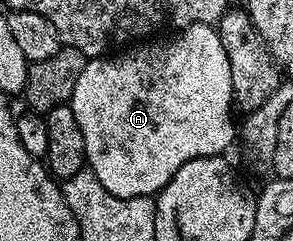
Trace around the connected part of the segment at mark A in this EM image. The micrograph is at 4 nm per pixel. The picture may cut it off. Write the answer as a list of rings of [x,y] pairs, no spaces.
[[[193,24],[173,38],[176,39],[169,46],[149,41],[107,56],[89,58],[82,68],[82,76],[78,76],[78,84],[74,84],[70,105],[78,128],[82,128],[82,140],[86,140],[86,166],[98,176],[102,188],[116,186],[116,182],[108,182],[108,178],[132,178],[132,182],[136,182],[136,158],[144,158],[148,146],[172,146],[180,158],[190,161],[223,155],[232,138],[234,142],[237,137],[234,122],[232,126],[230,60],[226,48],[222,48],[219,29],[215,25]]]

